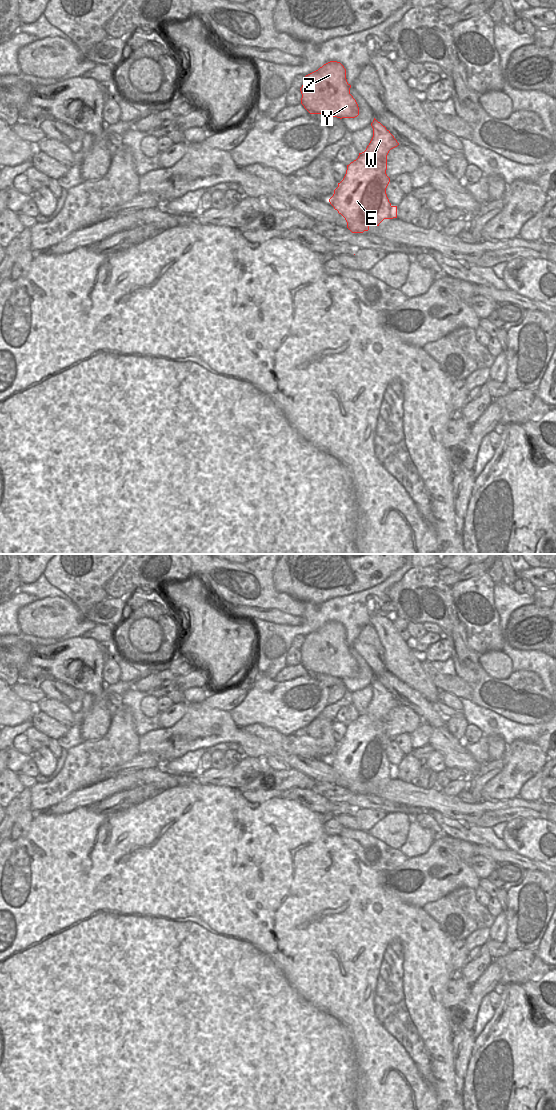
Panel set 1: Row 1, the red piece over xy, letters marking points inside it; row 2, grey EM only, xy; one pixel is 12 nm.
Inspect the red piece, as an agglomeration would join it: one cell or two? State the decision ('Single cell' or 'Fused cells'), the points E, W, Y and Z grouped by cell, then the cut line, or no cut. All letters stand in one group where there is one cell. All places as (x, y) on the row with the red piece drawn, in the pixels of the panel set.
Single cell. Groups: E W Y Z. No split

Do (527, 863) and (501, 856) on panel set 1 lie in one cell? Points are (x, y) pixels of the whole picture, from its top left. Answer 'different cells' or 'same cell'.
same cell

